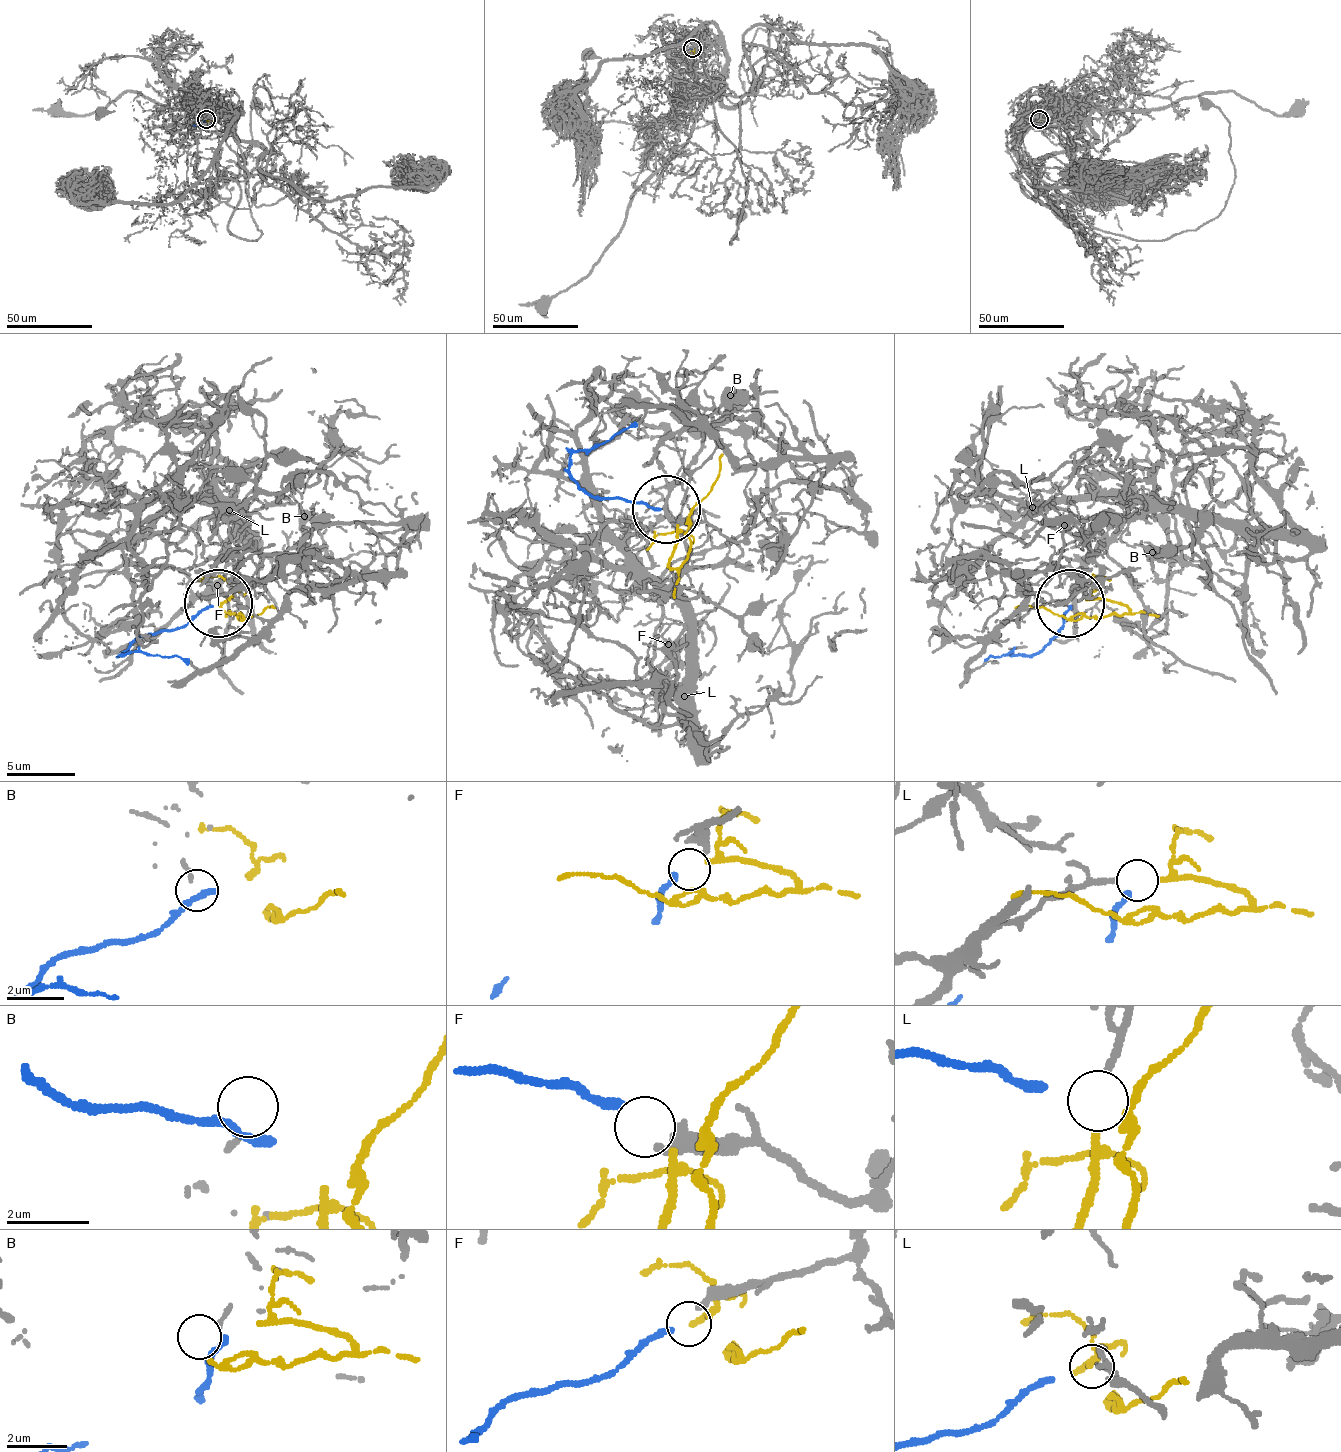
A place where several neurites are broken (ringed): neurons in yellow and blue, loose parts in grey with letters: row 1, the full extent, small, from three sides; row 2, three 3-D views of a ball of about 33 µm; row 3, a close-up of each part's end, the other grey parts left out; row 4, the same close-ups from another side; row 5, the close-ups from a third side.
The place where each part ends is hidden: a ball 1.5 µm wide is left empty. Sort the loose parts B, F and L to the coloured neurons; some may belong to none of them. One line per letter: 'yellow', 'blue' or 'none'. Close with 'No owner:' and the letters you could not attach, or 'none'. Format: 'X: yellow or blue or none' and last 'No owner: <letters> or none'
B: none
F: blue
L: yellow
No owner: B

